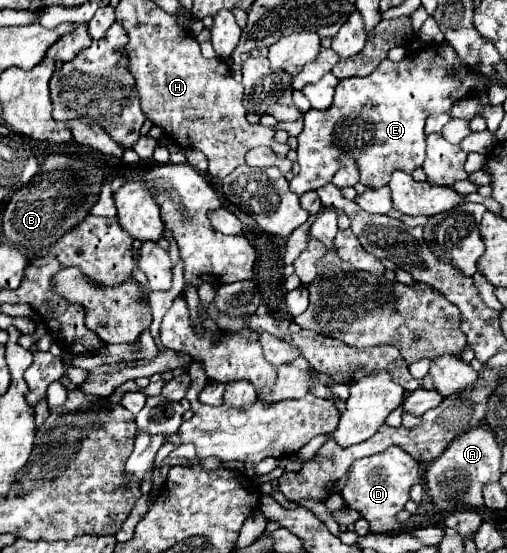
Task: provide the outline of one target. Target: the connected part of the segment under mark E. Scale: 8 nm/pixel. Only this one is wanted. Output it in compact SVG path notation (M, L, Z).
M446 42L430 44L430 48L416 50L414 54L408 54L400 62L384 60L372 74L368 74L364 78L340 80L330 108L326 108L326 110L310 108L304 114L304 130L298 136L298 166L300 166L300 170L290 180L292 192L300 196L308 190L316 190L316 188L328 184L334 178L334 174L338 172L342 156L350 156L356 162L358 170L360 170L360 182L370 188L386 186L390 182L390 174L394 170L404 170L404 172L412 174L424 162L424 152L426 152L424 122L426 122L426 118L430 114L448 112L456 100L474 92L474 84L476 84L476 80L474 80L474 74L470 72L470 66L464 64Z

